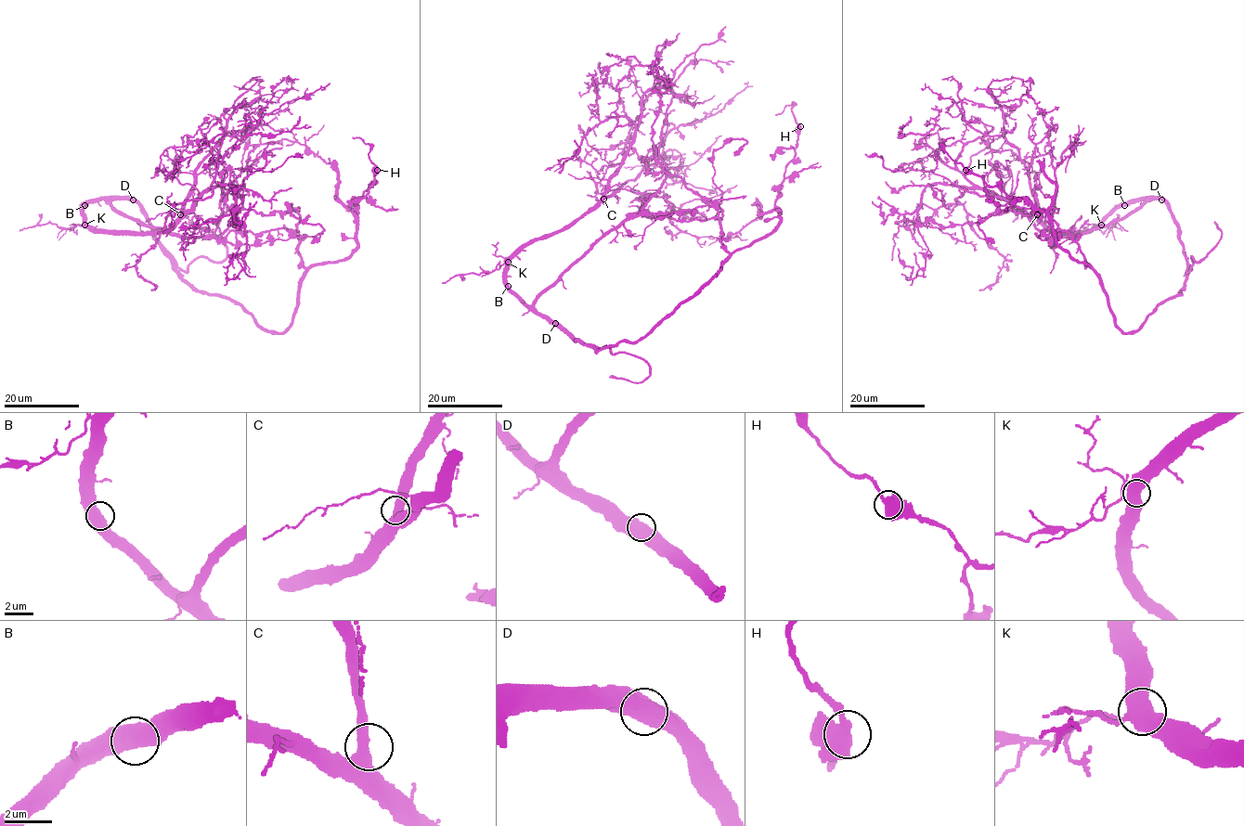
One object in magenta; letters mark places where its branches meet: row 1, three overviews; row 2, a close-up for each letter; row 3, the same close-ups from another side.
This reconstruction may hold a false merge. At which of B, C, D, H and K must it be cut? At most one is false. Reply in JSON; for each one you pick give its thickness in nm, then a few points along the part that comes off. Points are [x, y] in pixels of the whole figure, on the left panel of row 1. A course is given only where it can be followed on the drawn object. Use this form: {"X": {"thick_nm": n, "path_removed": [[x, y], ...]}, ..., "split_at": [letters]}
{"split_at": []}

